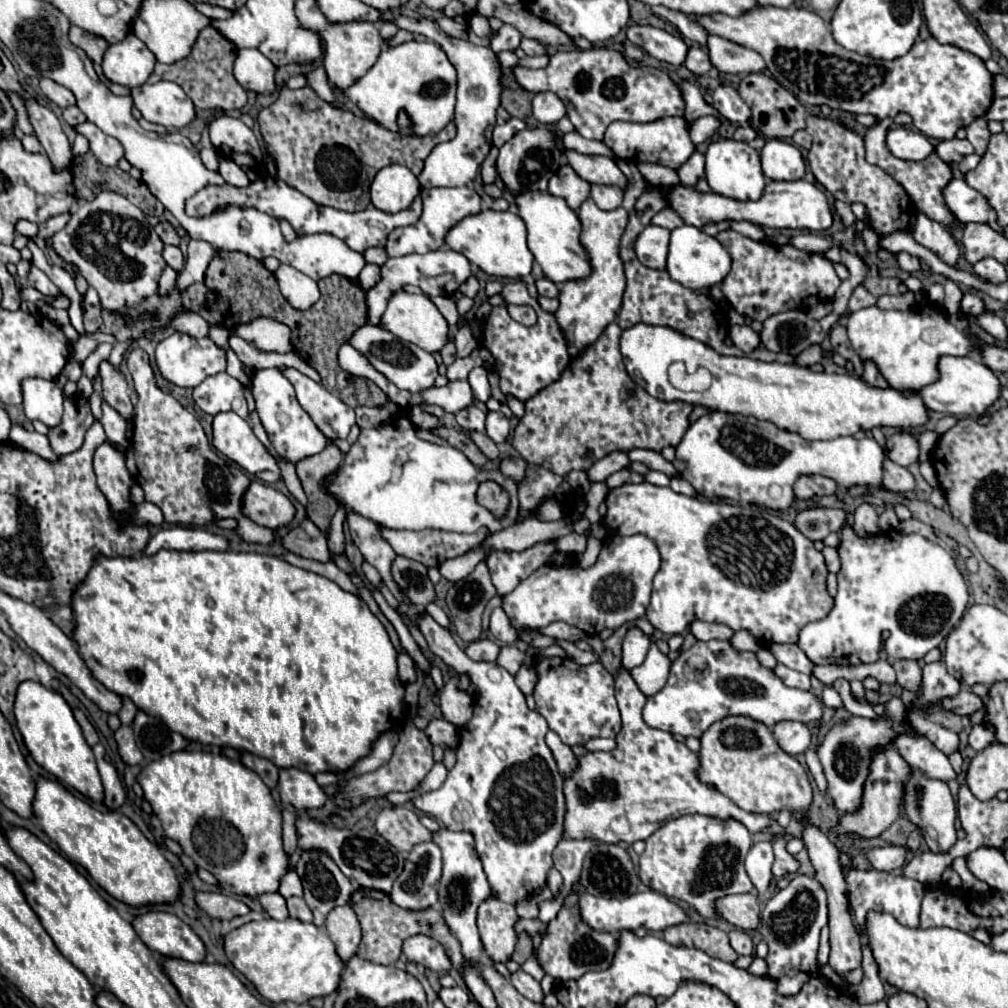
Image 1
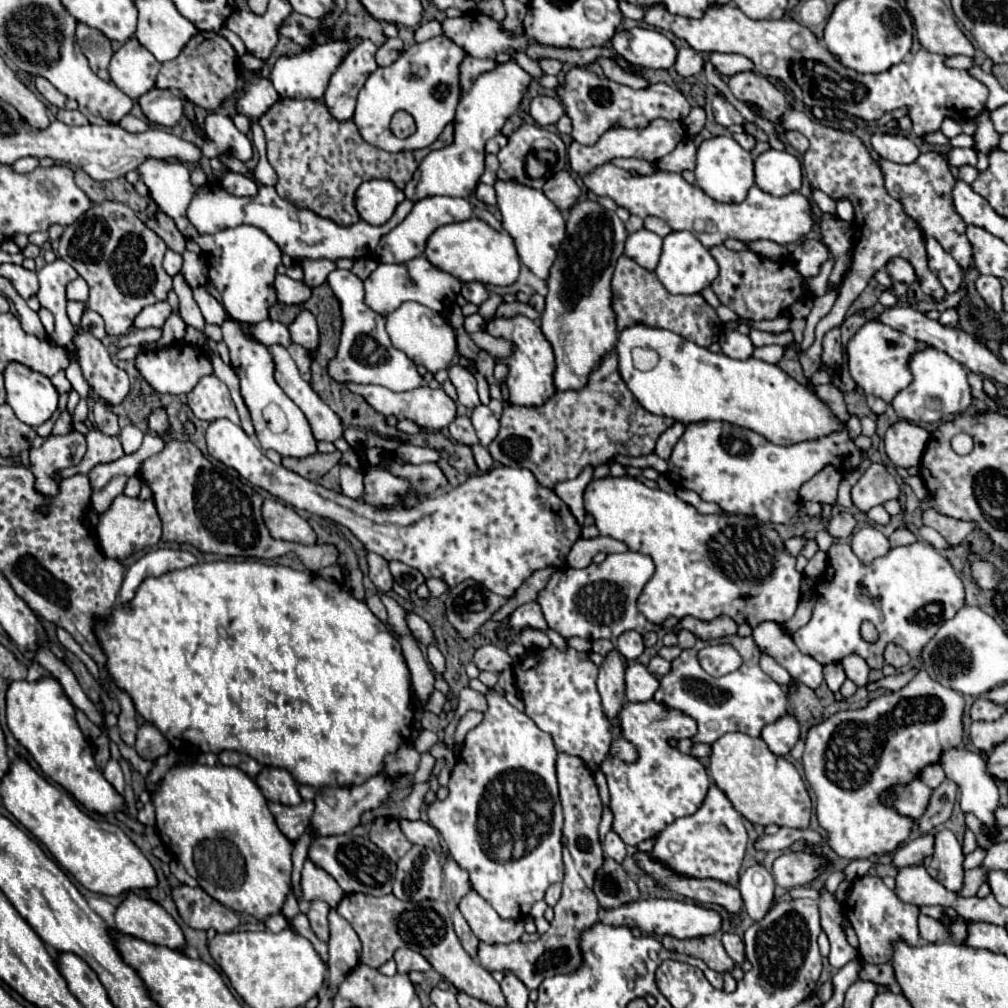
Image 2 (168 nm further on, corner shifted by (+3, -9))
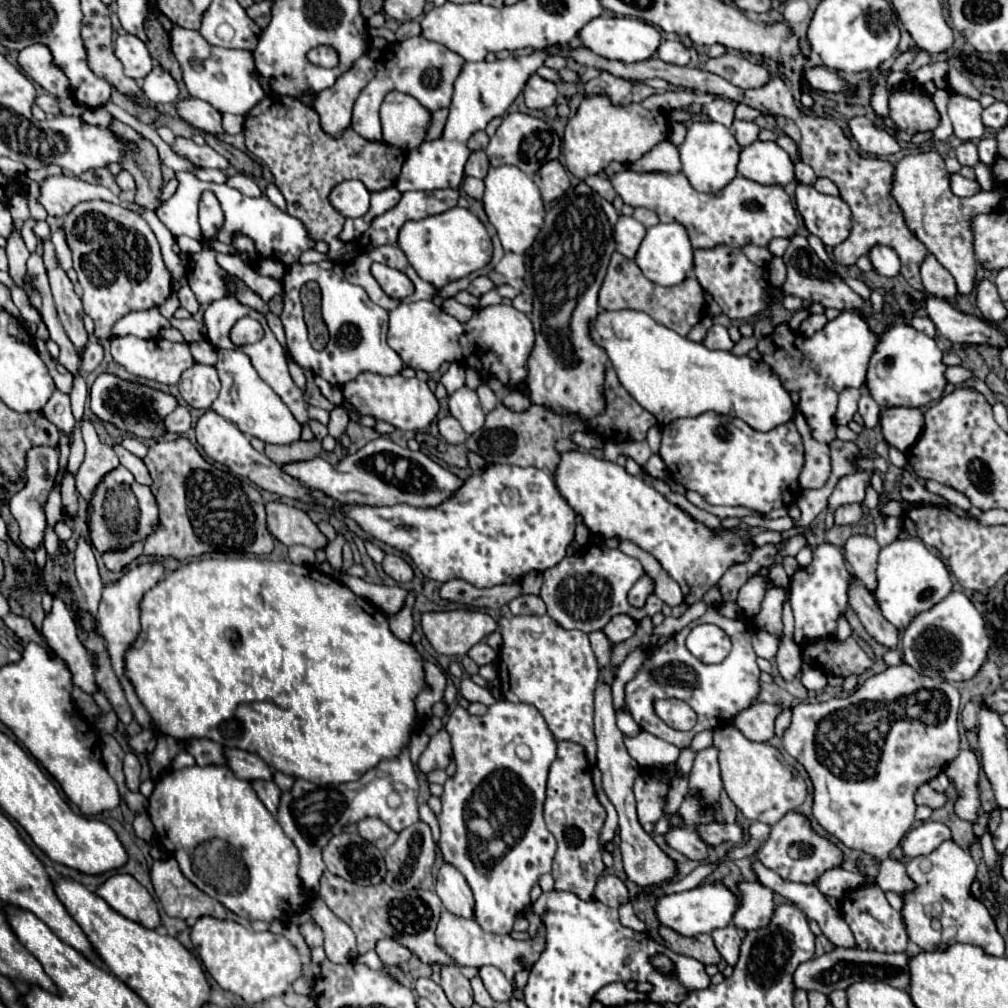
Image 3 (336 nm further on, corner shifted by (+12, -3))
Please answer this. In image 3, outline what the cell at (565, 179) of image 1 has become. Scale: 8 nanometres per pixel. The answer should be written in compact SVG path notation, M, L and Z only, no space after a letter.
M555 159L555 161L549 161L547 165L543 165L543 169L539 169L539 173L535 173L535 183L543 195L543 201L549 203L549 201L561 197L569 189L569 175L567 175L565 167Z

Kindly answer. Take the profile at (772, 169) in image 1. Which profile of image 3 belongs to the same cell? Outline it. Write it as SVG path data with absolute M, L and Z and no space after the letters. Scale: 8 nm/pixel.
M755 141L741 149L737 171L761 185L781 185L795 181L793 163L787 151L783 151L775 141Z

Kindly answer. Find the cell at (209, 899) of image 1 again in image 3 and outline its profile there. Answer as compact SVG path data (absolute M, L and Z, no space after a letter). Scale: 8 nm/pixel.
M173 857L155 861L151 865L151 883L159 897L163 911L169 917L215 917L225 919L227 909L201 889L197 889L181 871Z

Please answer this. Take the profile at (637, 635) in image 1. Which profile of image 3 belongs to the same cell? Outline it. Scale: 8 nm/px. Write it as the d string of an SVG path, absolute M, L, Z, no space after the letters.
M621 613L619 617L613 617L605 627L603 633L609 637L611 643L621 643L625 639L629 639L637 629L637 621L633 617L627 617L625 613Z

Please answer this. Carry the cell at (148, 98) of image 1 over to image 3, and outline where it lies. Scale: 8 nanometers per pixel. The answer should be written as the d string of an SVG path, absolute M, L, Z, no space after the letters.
M155 65L143 79L143 93L151 103L173 103L179 97L179 87L171 73L167 73L161 65Z

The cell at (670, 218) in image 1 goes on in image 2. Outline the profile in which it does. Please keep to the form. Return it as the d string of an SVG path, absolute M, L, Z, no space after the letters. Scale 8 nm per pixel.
M646 217L646 219L644 219L644 227L646 227L648 231L660 235L660 237L666 237L668 233L672 233L672 229L670 229L662 219L658 219L658 217Z

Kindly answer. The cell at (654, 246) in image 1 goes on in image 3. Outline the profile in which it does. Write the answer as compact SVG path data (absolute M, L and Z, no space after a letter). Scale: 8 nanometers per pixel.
M619 215L619 221L615 225L615 243L621 255L633 259L643 237L645 237L645 227L639 221L627 215Z

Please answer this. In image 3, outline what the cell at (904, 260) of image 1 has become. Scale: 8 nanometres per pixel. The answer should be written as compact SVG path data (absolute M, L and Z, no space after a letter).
M875 245L875 247L869 251L869 261L873 263L873 267L877 269L879 275L885 275L885 277L895 277L895 275L899 275L901 263L899 263L897 253L895 253L891 247Z

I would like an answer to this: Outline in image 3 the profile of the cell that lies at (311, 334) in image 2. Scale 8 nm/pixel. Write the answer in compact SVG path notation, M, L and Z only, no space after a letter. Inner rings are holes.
M325 259L323 265L319 265L319 263L313 263L313 265L301 265L301 263L289 265L287 273L285 273L285 279L283 279L283 313L281 313L281 321L283 321L283 329L285 329L285 337L287 337L287 347L289 347L291 355L293 355L293 359L303 369L311 369L315 375L327 379L331 385L341 387L343 383L355 379L359 373L365 373L365 371L371 371L371 373L377 373L377 375L397 375L403 369L401 357L387 345L387 339L385 339L387 337L387 327L389 327L389 313L383 307L375 305L367 297L363 287L349 283L345 279L345 275L343 275L343 267L340 264L327 265L327 259ZM307 279L317 281L320 291L323 293L323 321L325 321L325 325L329 329L329 343L321 351L315 351L311 347L309 337L307 337L307 327L302 322L302 303L299 289Z

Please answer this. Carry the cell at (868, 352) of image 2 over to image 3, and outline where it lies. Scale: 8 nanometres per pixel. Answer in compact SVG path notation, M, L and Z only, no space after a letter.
M841 311L833 321L829 321L813 337L803 337L789 329L789 323L779 323L769 335L757 343L757 351L765 365L771 365L783 387L799 393L797 409L805 415L811 435L819 443L831 443L835 439L835 405L837 395L845 387L863 387L869 359L877 345L877 335L867 329L865 319L857 311Z

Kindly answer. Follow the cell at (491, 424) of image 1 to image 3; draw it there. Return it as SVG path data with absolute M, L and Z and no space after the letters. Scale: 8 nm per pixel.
M461 387L453 395L449 395L449 413L461 423L467 435L479 431L485 421L477 393L469 387Z

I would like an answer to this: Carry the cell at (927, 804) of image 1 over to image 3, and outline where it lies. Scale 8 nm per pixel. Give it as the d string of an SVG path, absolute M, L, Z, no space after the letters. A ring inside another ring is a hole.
M945 841L933 853L915 857L907 863L907 875L911 877L911 881L915 881L915 891L901 895L901 915L909 941L919 945L919 949L923 951L947 949L955 943L969 943L979 945L987 955L1005 955L1003 937L997 933L995 921L989 915L987 907L977 897L971 899L971 883L975 881L975 871L975 861L955 841ZM947 929L953 931L951 937L945 937Z

